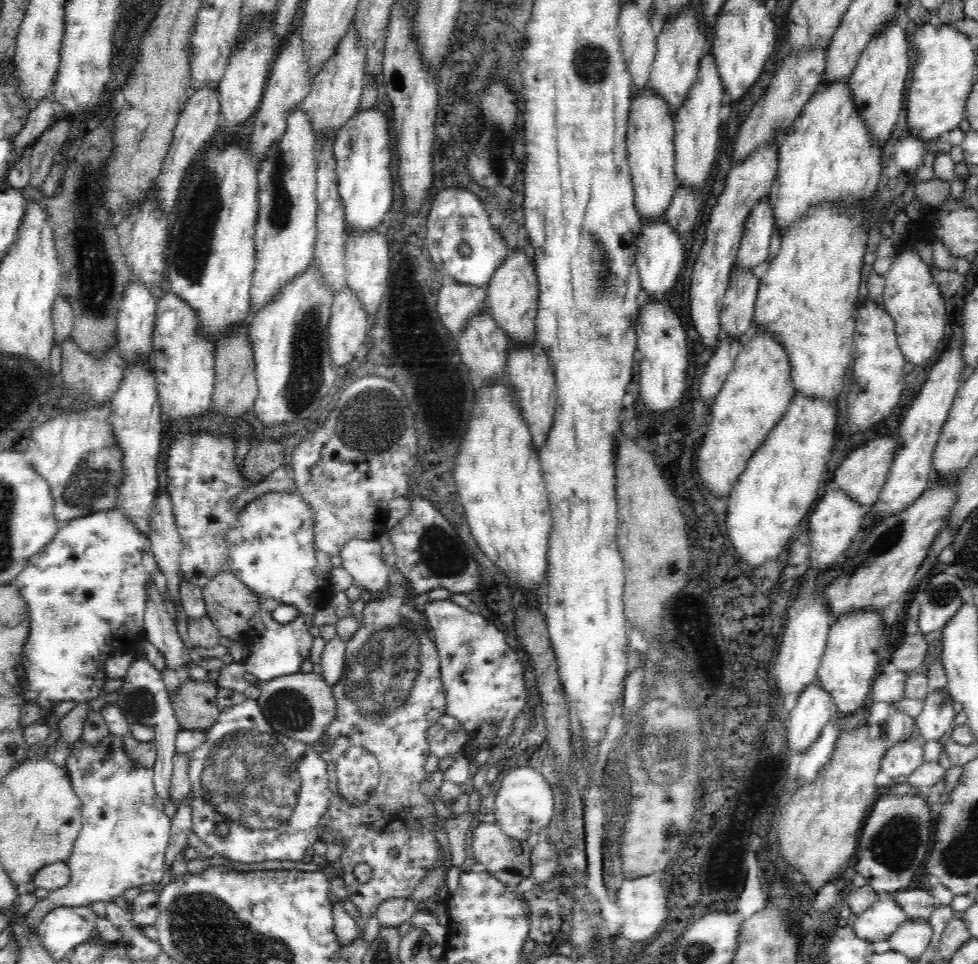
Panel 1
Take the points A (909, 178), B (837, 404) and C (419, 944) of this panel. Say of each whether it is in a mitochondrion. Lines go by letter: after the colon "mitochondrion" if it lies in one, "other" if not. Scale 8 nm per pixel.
A: other
B: other
C: mitochondrion

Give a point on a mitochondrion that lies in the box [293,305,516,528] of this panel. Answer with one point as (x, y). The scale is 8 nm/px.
(368, 427)

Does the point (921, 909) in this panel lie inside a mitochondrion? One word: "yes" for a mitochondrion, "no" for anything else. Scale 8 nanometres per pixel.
no

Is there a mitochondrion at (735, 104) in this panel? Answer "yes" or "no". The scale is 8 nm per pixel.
no

